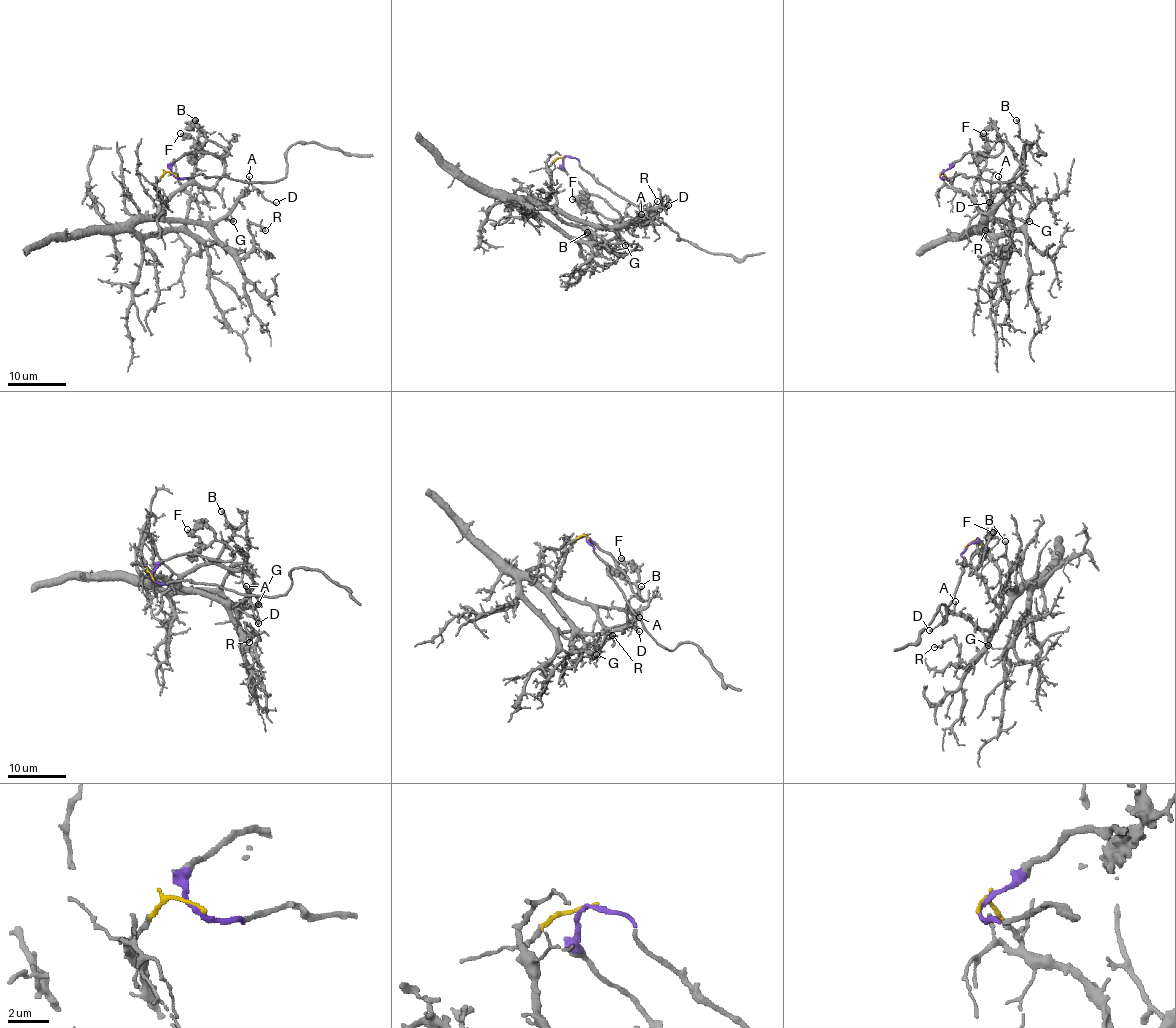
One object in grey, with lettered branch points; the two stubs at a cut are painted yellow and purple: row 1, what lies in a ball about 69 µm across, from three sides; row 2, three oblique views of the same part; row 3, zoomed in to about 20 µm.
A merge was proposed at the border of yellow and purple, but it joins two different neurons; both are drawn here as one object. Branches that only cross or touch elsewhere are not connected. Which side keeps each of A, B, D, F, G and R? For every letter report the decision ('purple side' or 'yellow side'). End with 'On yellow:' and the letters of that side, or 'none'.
A: yellow side
B: yellow side
D: yellow side
F: purple side
G: yellow side
R: yellow side
On yellow: A, B, D, G, R

